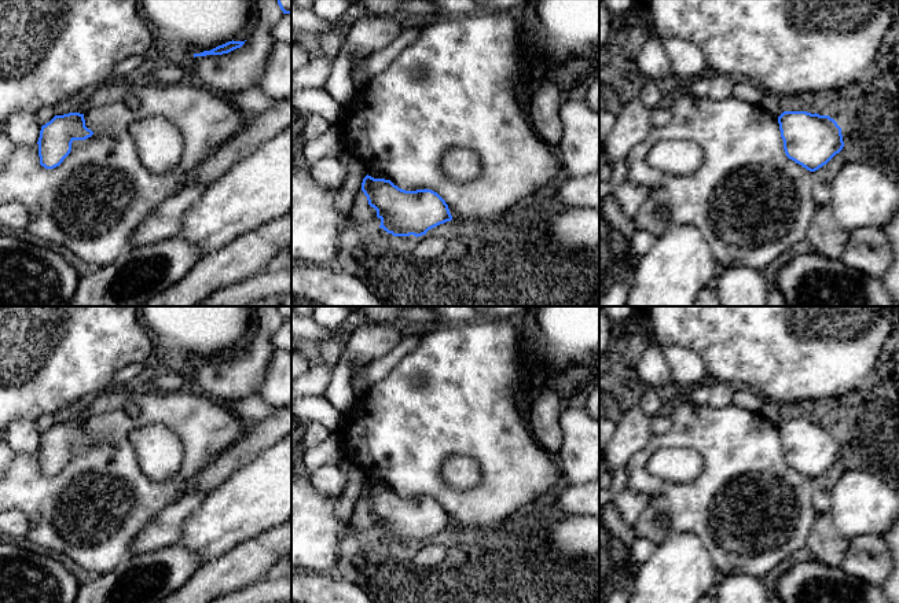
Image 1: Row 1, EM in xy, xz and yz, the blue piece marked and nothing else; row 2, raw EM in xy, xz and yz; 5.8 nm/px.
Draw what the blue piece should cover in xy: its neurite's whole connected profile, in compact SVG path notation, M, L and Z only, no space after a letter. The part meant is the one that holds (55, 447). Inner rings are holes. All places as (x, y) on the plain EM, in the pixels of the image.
M84 422L55 423L40 438L37 449L40 473L45 477L59 474L70 462L74 448L85 448L92 442L93 440L85 434Z

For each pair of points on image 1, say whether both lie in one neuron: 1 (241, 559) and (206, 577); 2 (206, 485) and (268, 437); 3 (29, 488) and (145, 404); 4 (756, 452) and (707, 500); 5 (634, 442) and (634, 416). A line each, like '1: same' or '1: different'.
1: same
2: same
3: same
4: same
5: same

